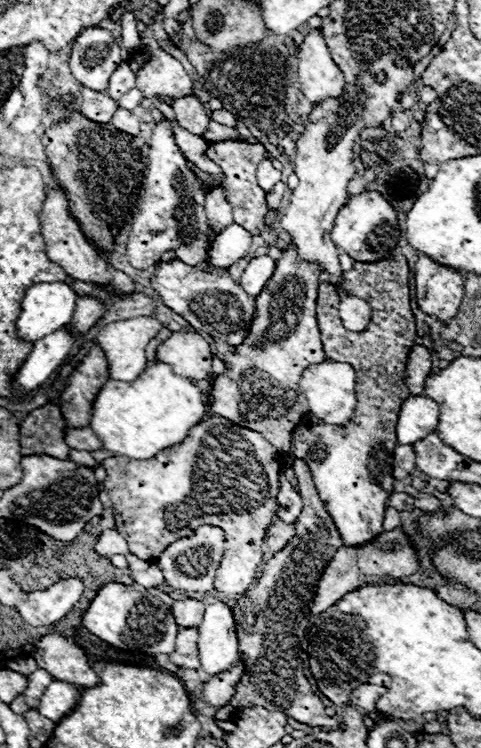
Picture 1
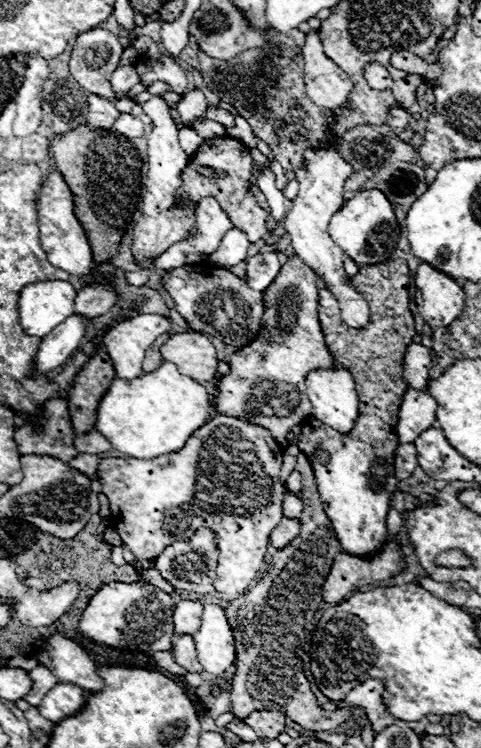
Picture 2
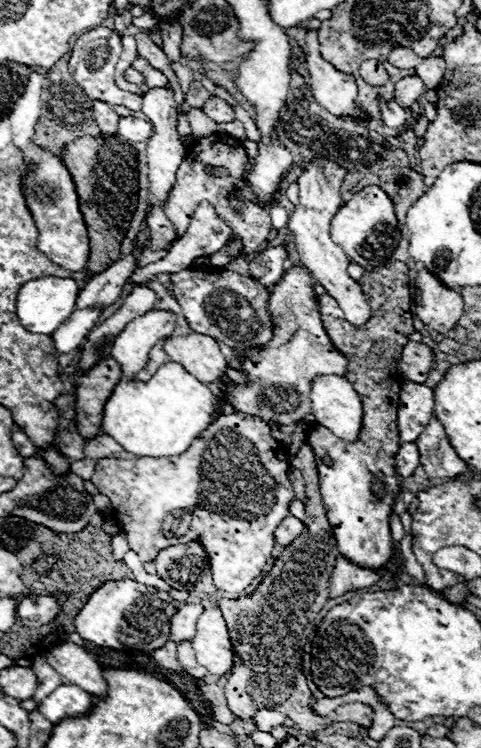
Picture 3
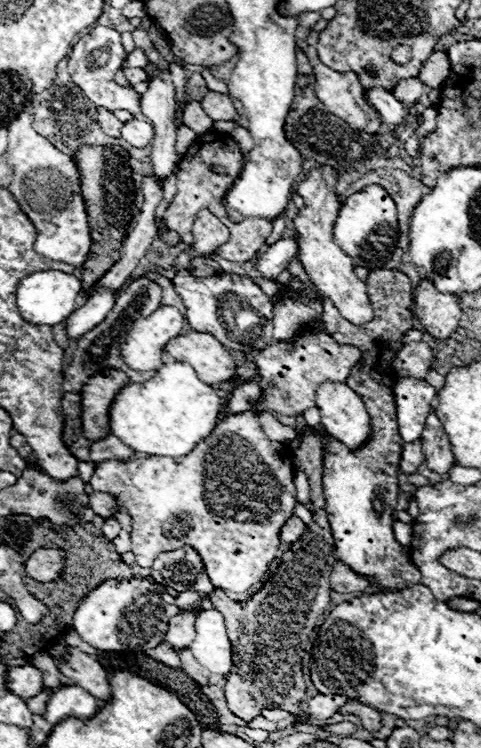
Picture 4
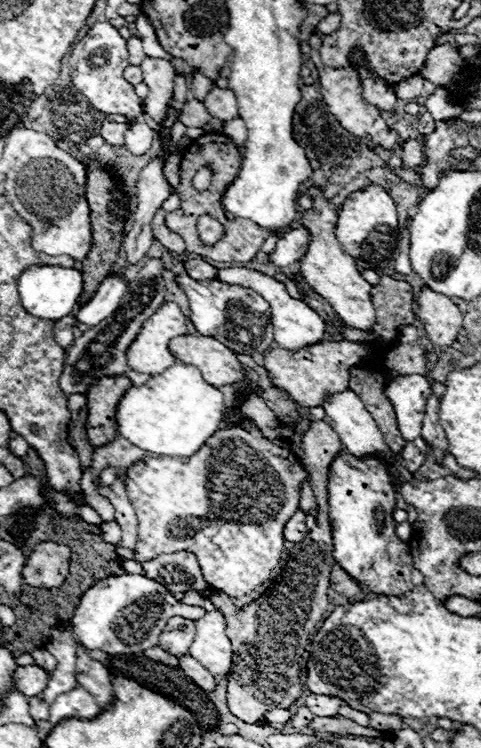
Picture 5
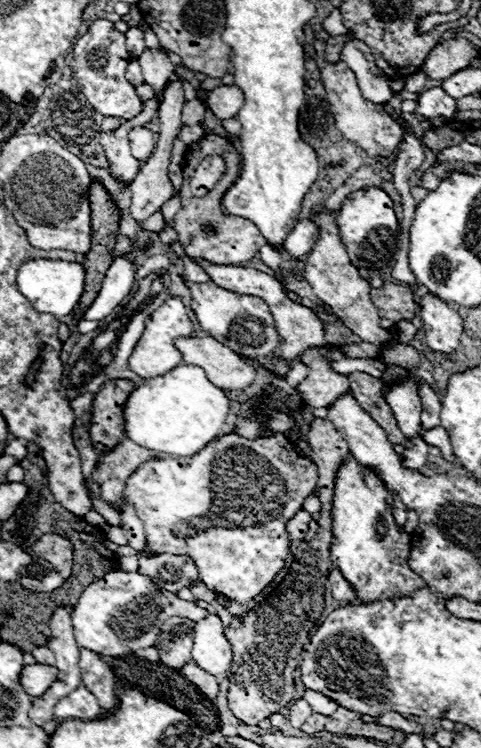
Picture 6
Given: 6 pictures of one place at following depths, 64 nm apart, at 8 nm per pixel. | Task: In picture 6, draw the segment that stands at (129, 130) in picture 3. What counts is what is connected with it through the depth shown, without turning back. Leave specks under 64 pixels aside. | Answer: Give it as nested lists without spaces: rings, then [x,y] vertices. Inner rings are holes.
[[[134,128],[130,134],[128,134],[128,140],[130,140],[130,150],[132,150],[132,156],[140,162],[146,162],[148,156],[154,152],[156,148],[156,140],[152,136],[152,132],[148,128]]]

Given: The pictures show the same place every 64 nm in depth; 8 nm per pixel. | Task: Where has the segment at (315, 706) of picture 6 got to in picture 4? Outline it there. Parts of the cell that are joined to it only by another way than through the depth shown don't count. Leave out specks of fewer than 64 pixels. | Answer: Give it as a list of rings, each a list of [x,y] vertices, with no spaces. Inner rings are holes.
[[[312,696],[306,706],[308,706],[308,712],[312,716],[316,716],[318,720],[326,720],[330,716],[334,716],[334,712],[338,712],[338,708],[342,708],[344,704],[348,702],[348,698],[342,698],[342,696]]]

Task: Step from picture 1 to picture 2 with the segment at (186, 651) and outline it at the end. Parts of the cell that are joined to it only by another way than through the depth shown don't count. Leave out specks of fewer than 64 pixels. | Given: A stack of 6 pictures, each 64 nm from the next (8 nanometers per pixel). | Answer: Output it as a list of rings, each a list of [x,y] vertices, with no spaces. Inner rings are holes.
[[[174,636],[174,660],[188,672],[204,672],[196,658],[196,646],[192,636]]]

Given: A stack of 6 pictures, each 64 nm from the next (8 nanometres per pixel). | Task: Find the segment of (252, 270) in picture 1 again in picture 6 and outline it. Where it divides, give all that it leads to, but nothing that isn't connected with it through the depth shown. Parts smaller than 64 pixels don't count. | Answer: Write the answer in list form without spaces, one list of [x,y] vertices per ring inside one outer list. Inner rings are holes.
[[[304,218],[296,224],[294,232],[290,232],[290,236],[286,238],[284,246],[286,246],[286,260],[294,260],[294,258],[304,258],[312,246],[318,240],[318,228],[310,218]]]

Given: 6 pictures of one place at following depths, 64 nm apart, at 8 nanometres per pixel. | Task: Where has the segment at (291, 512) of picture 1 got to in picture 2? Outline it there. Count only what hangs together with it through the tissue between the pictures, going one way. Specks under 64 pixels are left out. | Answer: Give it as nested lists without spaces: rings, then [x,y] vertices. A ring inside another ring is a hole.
[[[288,492],[286,498],[284,498],[282,508],[284,508],[284,516],[286,516],[286,518],[298,518],[298,516],[302,514],[304,504],[302,504],[302,500],[300,500],[296,494]]]

